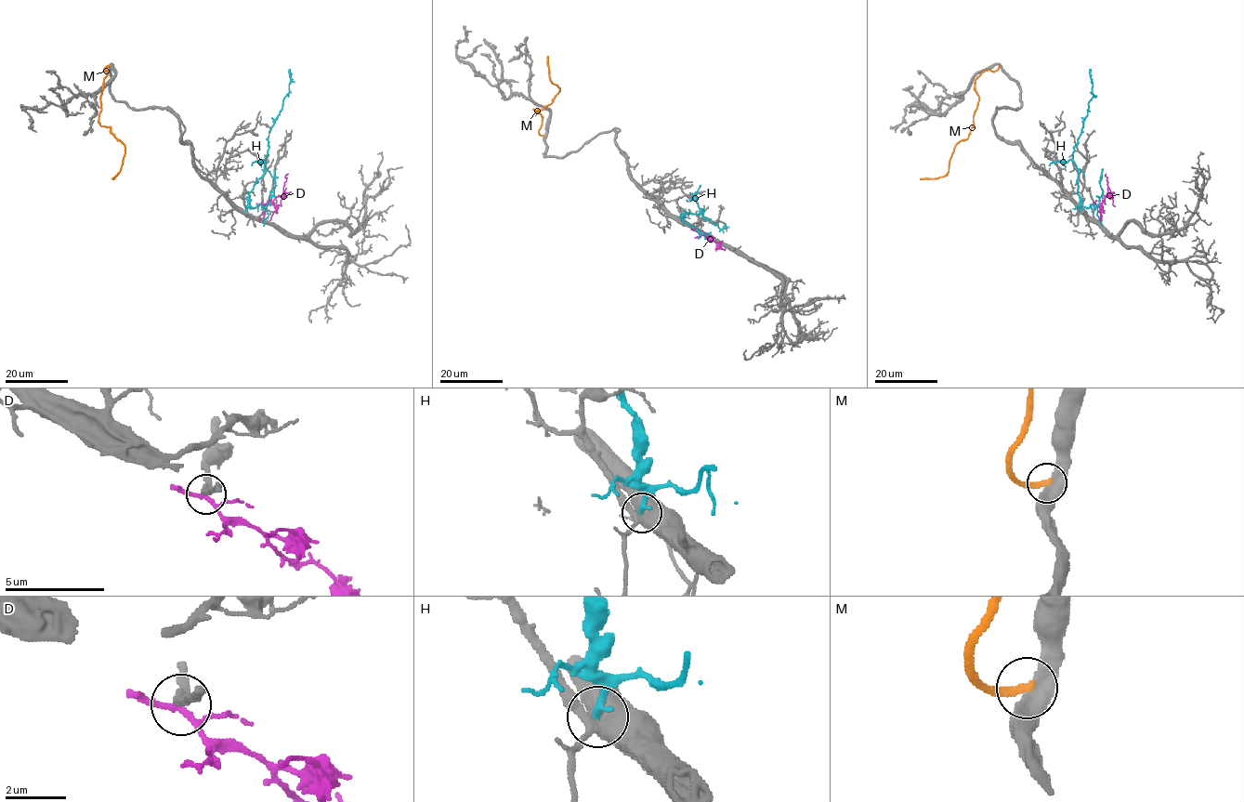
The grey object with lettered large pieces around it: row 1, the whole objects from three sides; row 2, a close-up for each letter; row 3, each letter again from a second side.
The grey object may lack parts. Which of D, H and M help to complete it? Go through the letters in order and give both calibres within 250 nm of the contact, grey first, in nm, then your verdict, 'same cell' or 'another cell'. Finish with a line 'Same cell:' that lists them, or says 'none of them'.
D: 280/150 nm | another cell
H: 550/280 nm | another cell
M: 480/240 nm | another cell
Same cell: none of them

